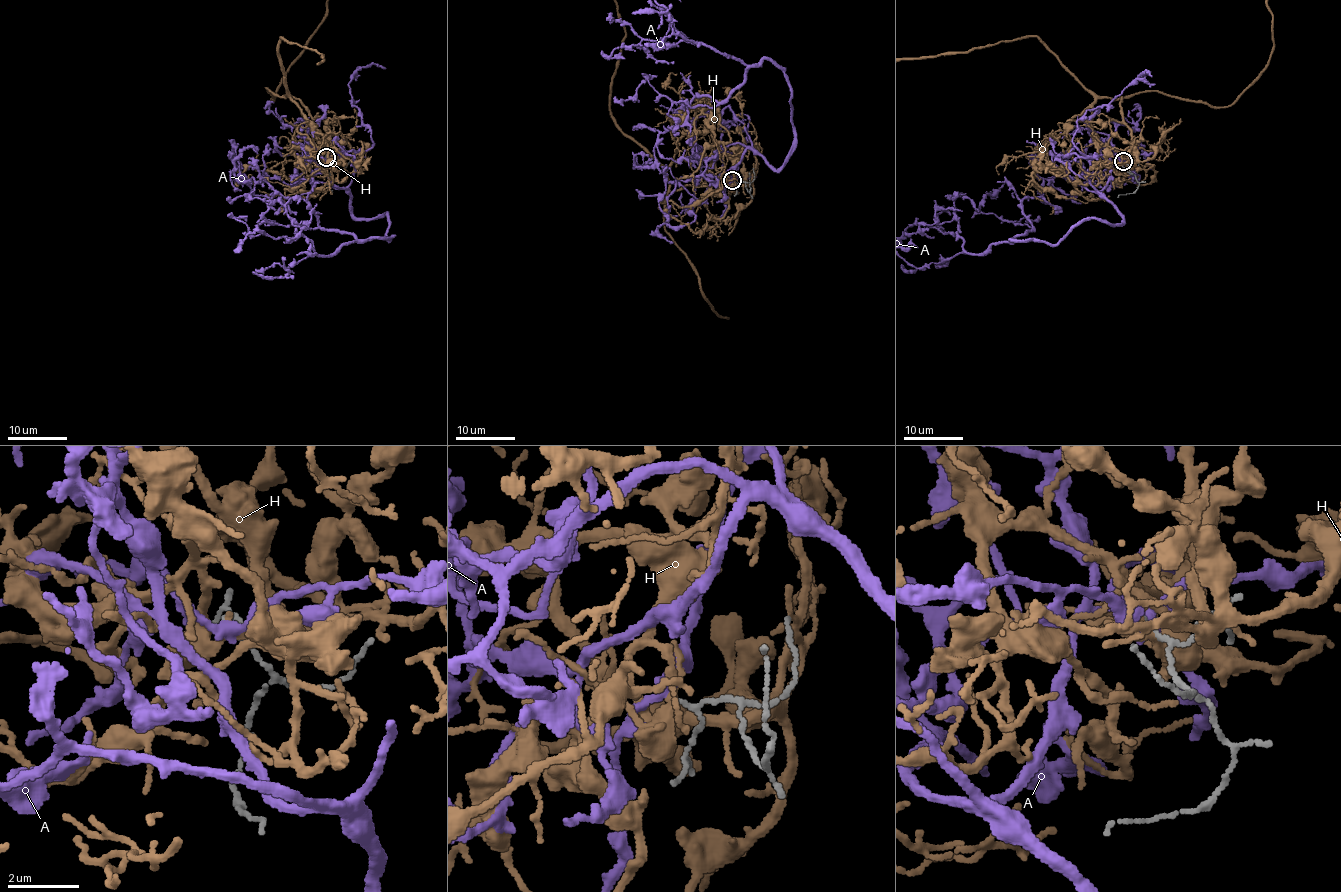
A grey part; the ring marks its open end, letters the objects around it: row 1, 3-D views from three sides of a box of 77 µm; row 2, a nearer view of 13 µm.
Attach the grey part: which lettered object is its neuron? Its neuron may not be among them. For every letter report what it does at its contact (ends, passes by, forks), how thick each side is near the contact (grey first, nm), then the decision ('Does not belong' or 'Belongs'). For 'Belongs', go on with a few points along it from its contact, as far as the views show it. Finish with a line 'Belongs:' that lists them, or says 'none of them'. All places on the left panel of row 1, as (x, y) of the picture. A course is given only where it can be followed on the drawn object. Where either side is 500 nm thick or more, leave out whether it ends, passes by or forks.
A: It passes by. Thickness 90 nm (grey) against 280 nm. Does not belong
H: It passes by. Thickness 100 nm (grey) against 200 nm. Does not belong
Belongs: none of them

